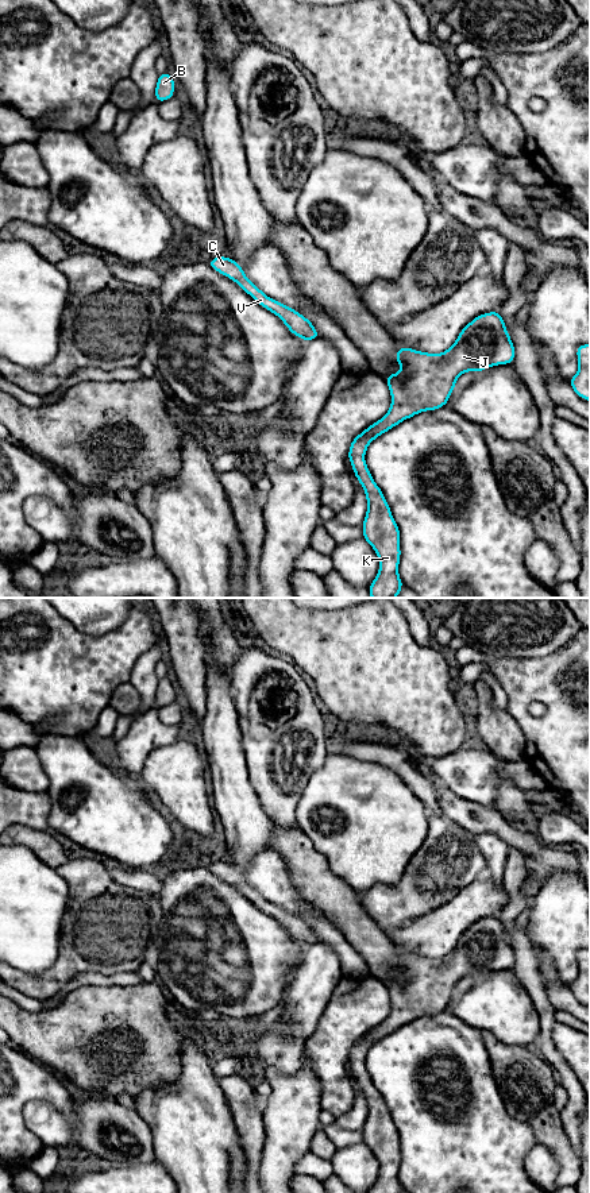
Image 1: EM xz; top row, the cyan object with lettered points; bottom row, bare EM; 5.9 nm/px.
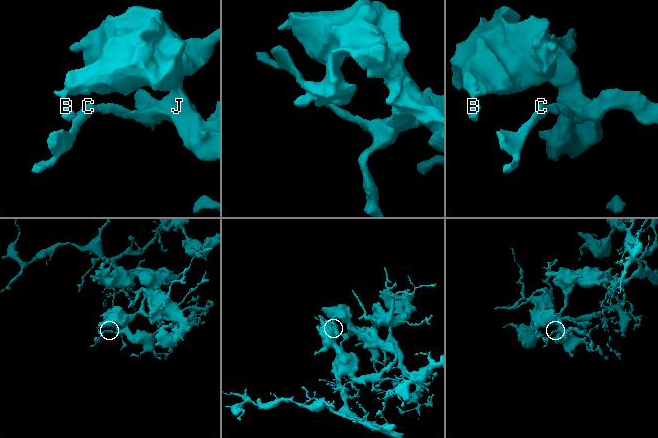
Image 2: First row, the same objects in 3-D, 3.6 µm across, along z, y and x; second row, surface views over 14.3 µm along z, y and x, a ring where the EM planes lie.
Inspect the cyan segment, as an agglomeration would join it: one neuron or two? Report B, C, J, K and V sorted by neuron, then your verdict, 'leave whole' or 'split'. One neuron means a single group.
B C J K V | leave whole

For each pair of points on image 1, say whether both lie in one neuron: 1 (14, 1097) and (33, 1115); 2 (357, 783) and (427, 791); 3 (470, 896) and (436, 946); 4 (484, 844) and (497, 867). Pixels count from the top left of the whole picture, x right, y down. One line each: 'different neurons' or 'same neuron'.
1: different neurons
2: different neurons
3: same neuron
4: same neuron

